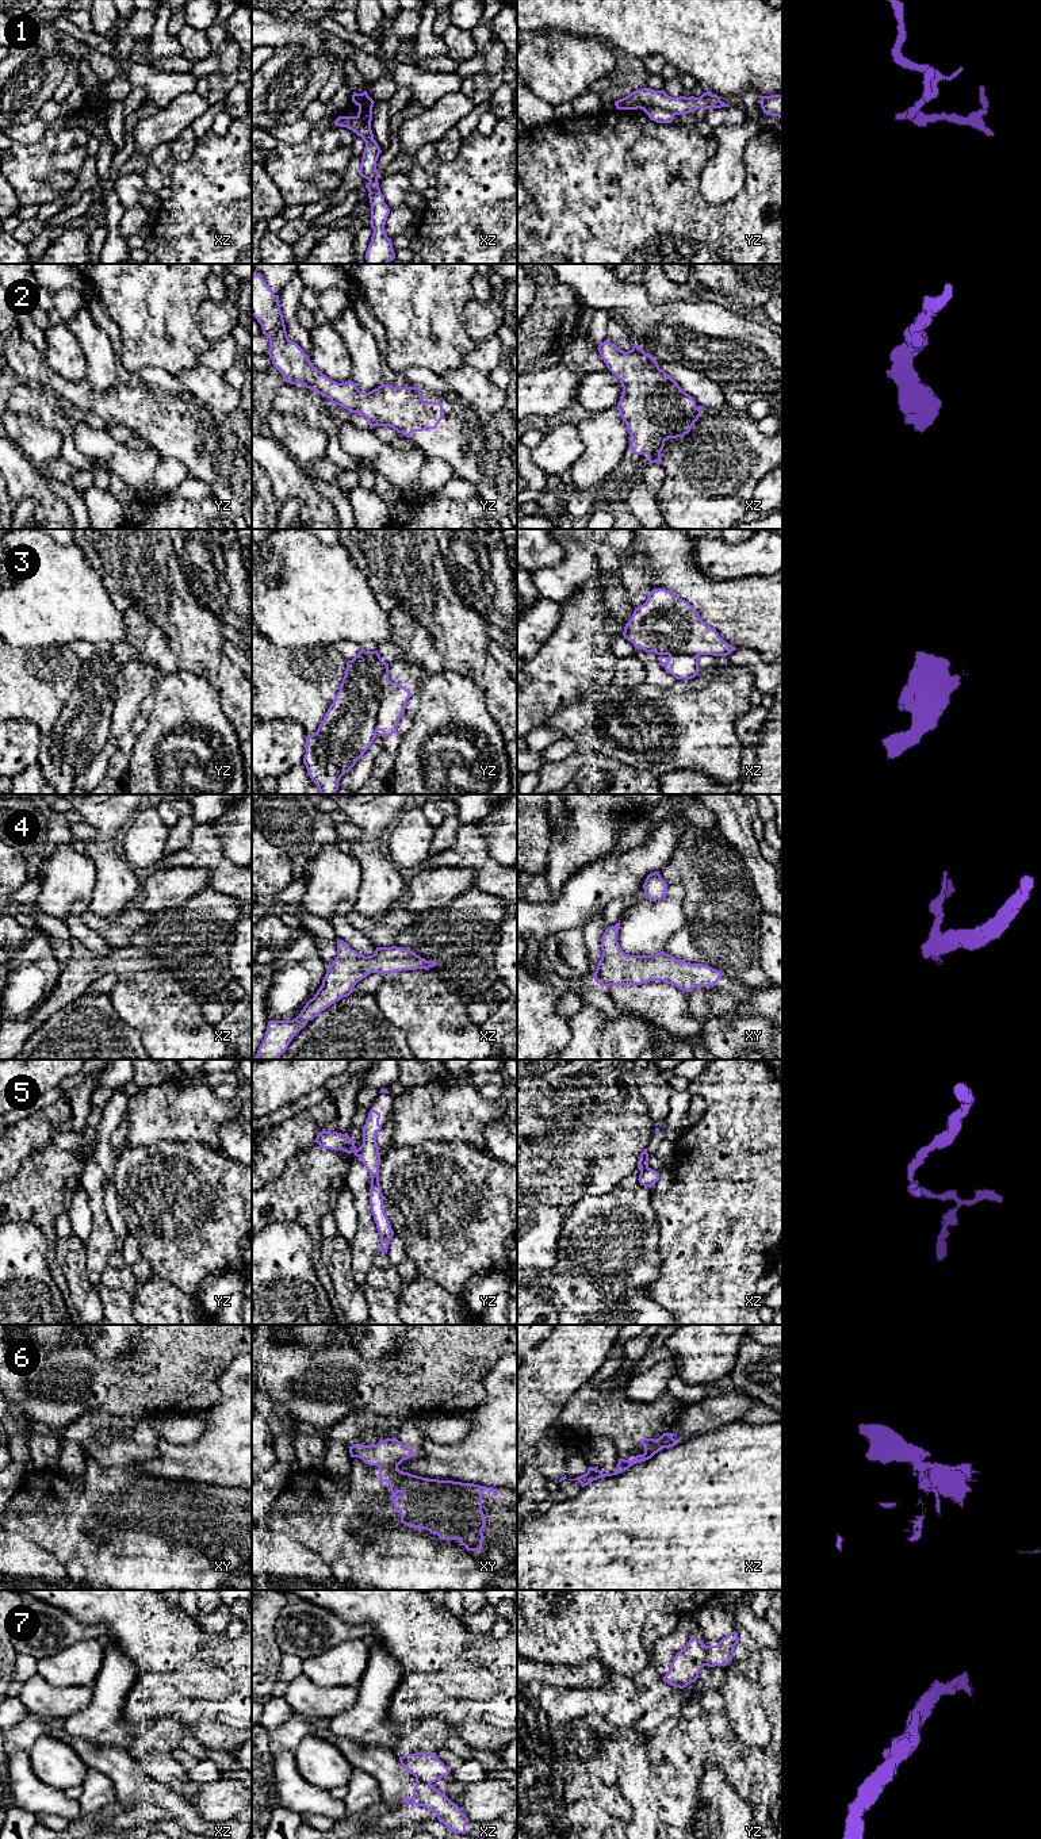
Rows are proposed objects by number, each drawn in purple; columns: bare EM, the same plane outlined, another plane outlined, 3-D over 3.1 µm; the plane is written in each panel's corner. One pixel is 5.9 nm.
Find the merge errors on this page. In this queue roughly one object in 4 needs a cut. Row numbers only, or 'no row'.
1, 3, 6, 7

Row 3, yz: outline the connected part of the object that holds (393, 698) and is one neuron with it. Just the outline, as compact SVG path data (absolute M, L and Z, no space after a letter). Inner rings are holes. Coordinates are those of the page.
M389 681L379 694L378 727L383 737L397 732L398 723L405 714L406 702L412 693L405 686Z

